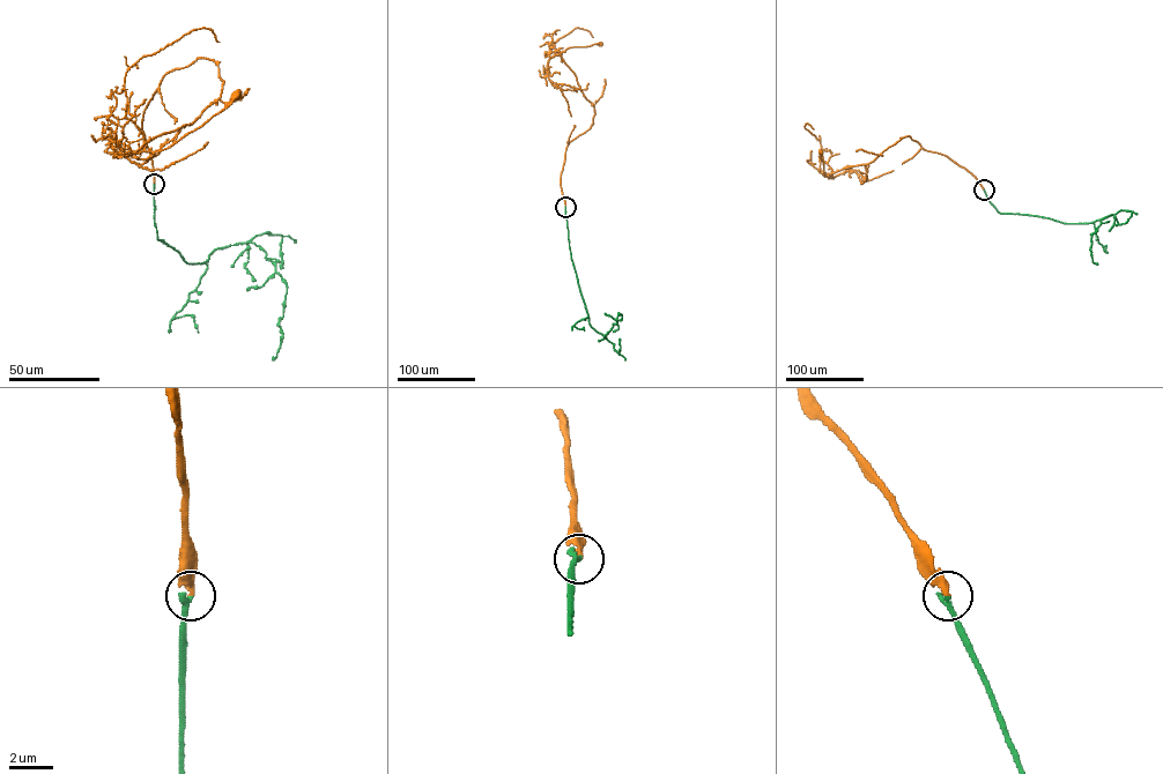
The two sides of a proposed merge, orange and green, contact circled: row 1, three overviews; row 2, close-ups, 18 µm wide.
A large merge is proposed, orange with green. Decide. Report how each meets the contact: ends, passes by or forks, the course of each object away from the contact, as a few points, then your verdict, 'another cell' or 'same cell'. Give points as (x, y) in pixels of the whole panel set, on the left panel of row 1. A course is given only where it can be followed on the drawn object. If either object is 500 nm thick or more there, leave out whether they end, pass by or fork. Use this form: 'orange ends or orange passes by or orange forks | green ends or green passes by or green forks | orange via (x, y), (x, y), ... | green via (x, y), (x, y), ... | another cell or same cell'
orange ends | green ends | orange via (154, 184), (142, 118), (162, 77), (204, 58), (224, 82), (146, 151), (237, 95) | green via (154, 184), (157, 239), (187, 263), (238, 244), (265, 252), (287, 288), (272, 361) | same cell

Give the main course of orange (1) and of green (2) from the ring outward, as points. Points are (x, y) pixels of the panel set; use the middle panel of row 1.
1: (565, 207), (561, 176), (567, 147), (590, 128), (595, 113), (561, 53), (569, 47), (600, 44)
2: (565, 207), (571, 260), (590, 324), (606, 335), (621, 314), (615, 320)

